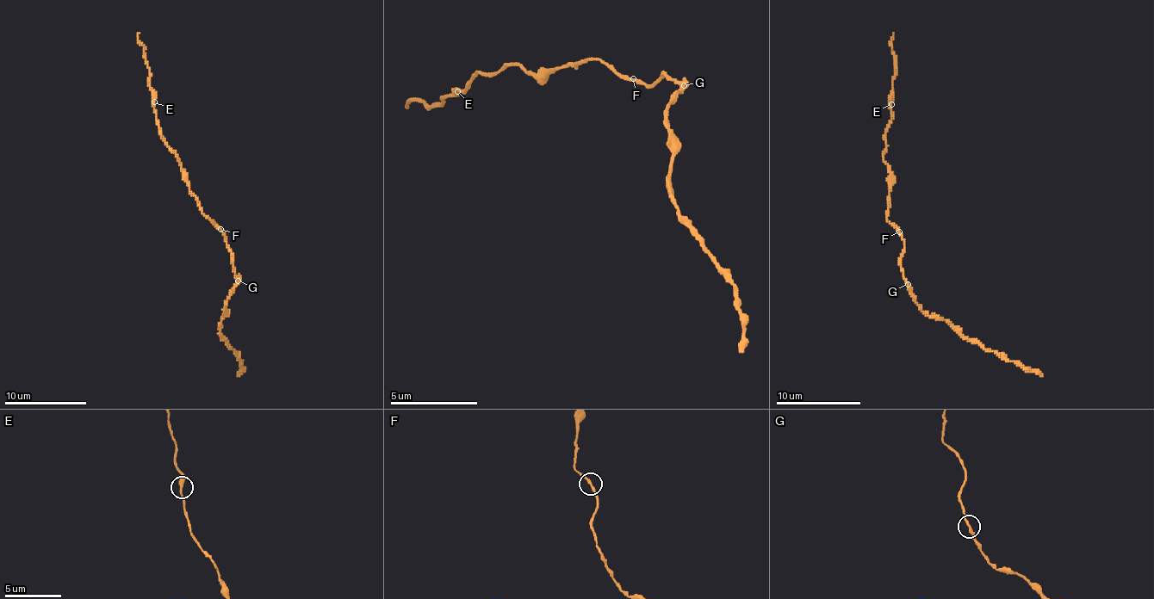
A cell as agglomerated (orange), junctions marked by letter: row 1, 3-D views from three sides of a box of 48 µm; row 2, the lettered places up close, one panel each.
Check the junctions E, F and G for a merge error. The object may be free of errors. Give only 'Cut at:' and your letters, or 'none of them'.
Cut at: G

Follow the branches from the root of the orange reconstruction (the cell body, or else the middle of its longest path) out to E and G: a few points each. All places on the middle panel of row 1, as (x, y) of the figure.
E: (633, 78), (619, 78), (595, 58), (586, 58), (540, 75), (519, 64), (504, 64), (457, 91)
G: (633, 78), (643, 86), (649, 86), (663, 75), (668, 79), (674, 78), (685, 86)

